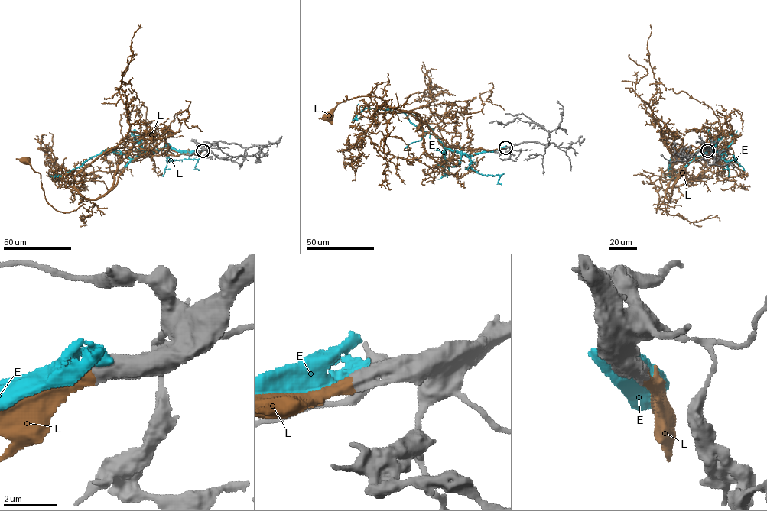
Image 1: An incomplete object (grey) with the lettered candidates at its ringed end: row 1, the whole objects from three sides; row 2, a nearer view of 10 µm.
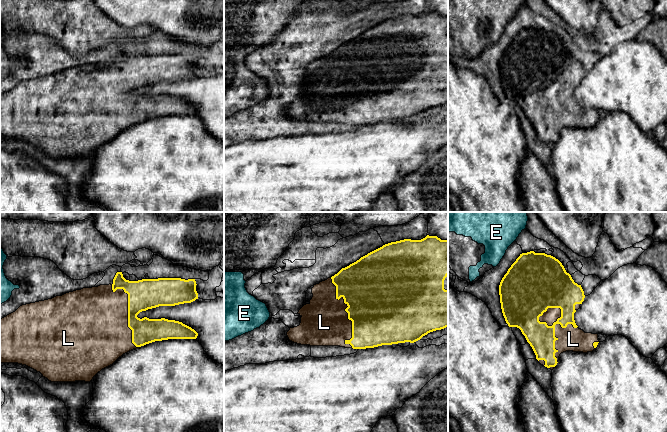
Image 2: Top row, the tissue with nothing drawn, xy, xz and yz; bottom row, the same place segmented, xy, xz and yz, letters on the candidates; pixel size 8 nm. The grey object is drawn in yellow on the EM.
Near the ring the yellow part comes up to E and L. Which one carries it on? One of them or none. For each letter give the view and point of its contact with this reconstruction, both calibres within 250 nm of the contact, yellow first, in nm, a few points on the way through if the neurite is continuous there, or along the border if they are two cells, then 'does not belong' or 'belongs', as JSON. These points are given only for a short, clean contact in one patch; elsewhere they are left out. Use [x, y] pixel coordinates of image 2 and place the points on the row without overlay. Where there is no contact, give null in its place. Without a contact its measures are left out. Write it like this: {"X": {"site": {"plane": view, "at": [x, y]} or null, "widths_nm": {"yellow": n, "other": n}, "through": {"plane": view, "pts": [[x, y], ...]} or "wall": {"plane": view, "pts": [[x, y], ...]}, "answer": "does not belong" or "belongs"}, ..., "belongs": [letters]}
{"E": {"site": null, "answer": "does not belong"}, "L": {"site": {"plane": "yz", "at": [554, 106]}, "widths_nm": {"yellow": 220, "other": 190}, "answer": "belongs"}, "belongs": ["L"]}

